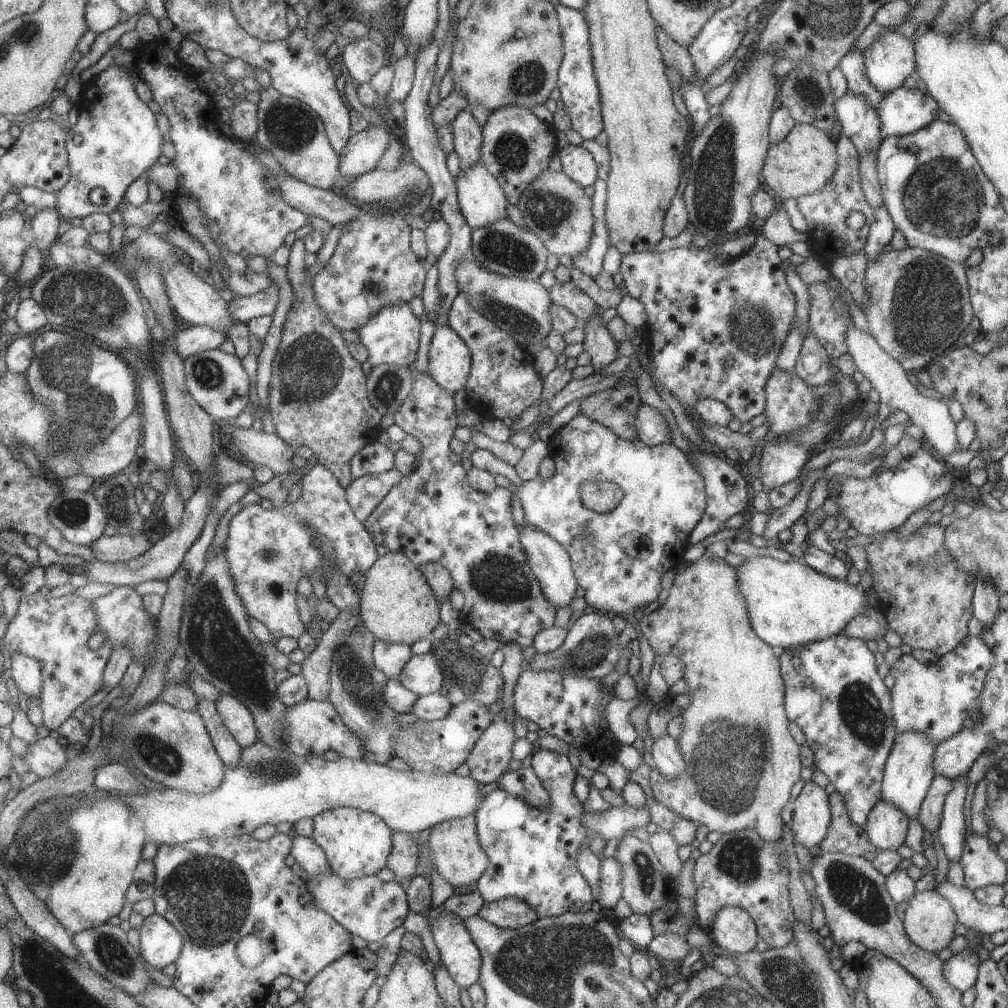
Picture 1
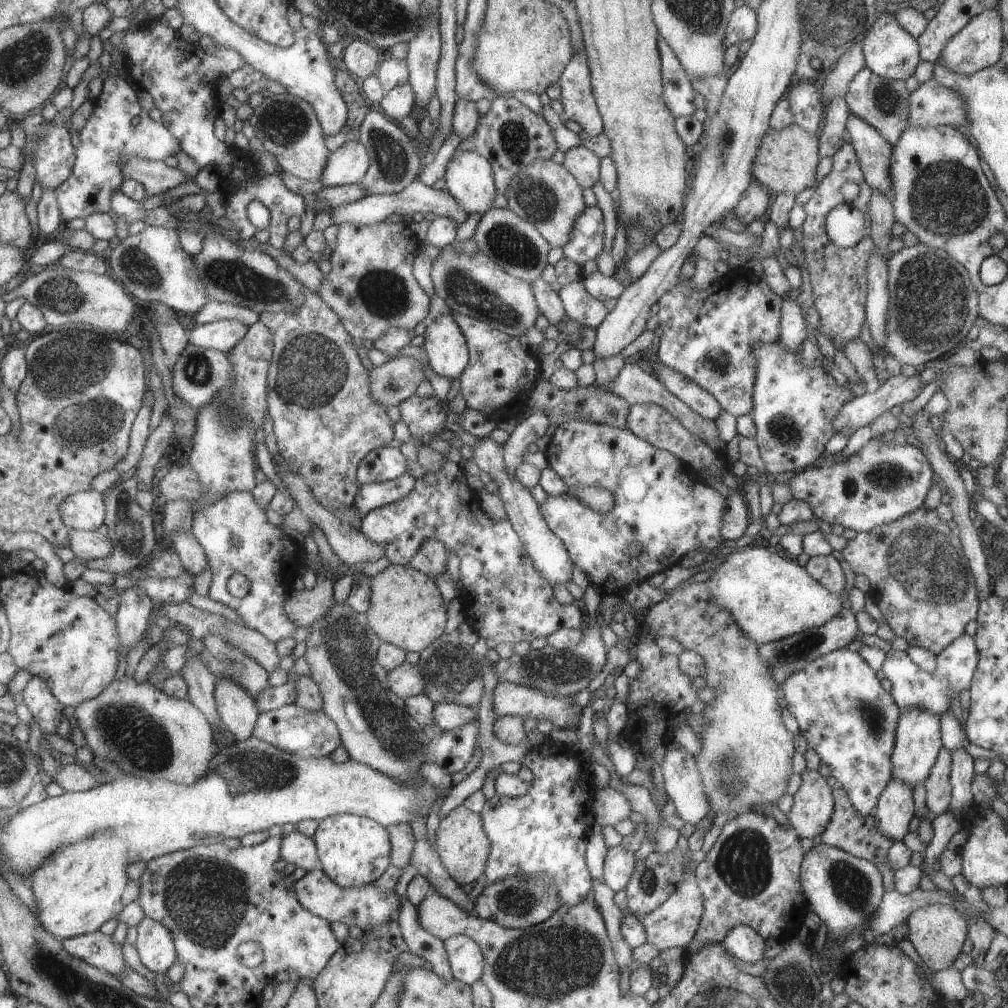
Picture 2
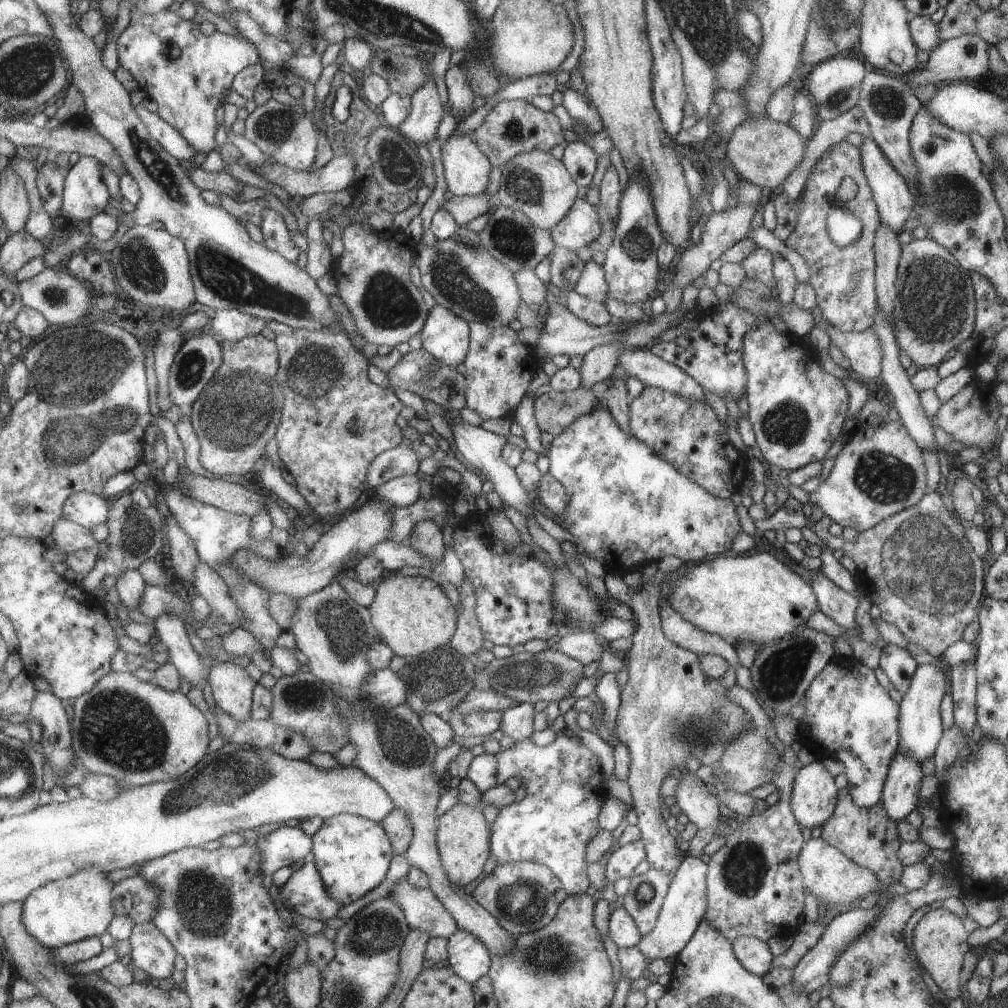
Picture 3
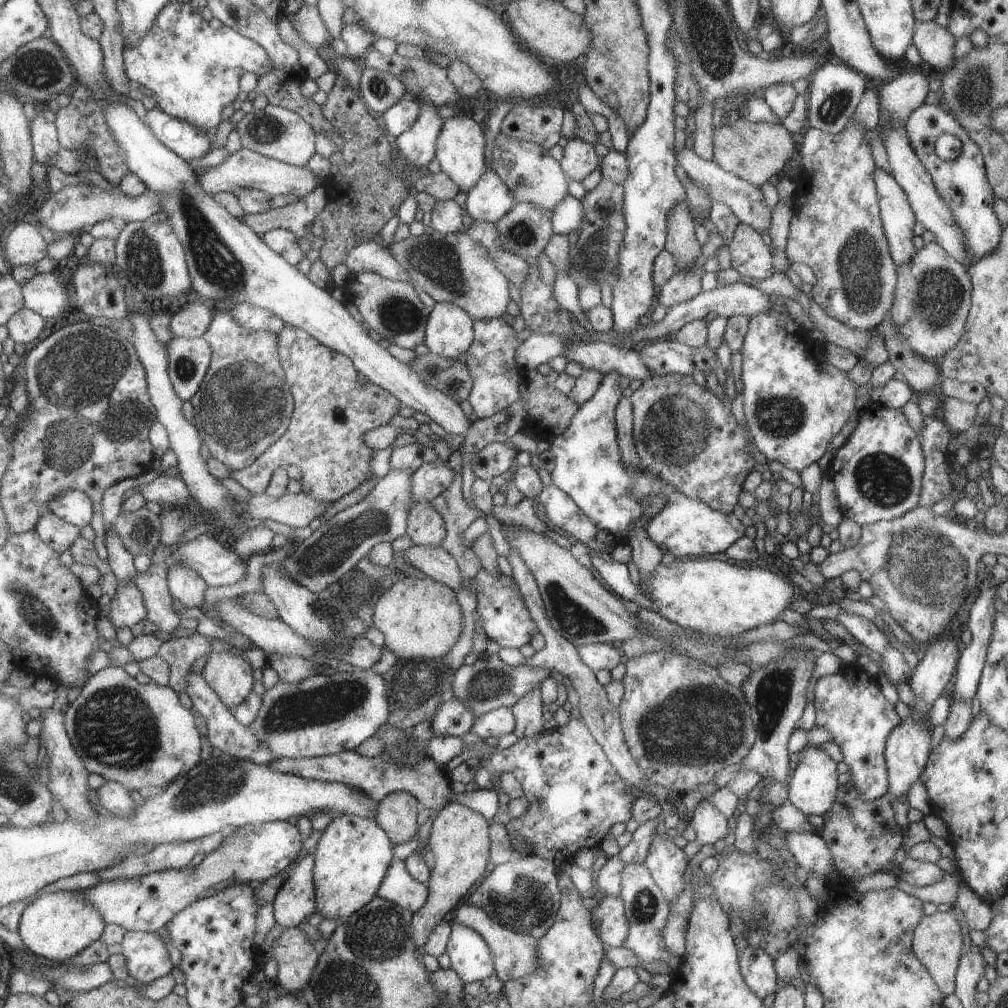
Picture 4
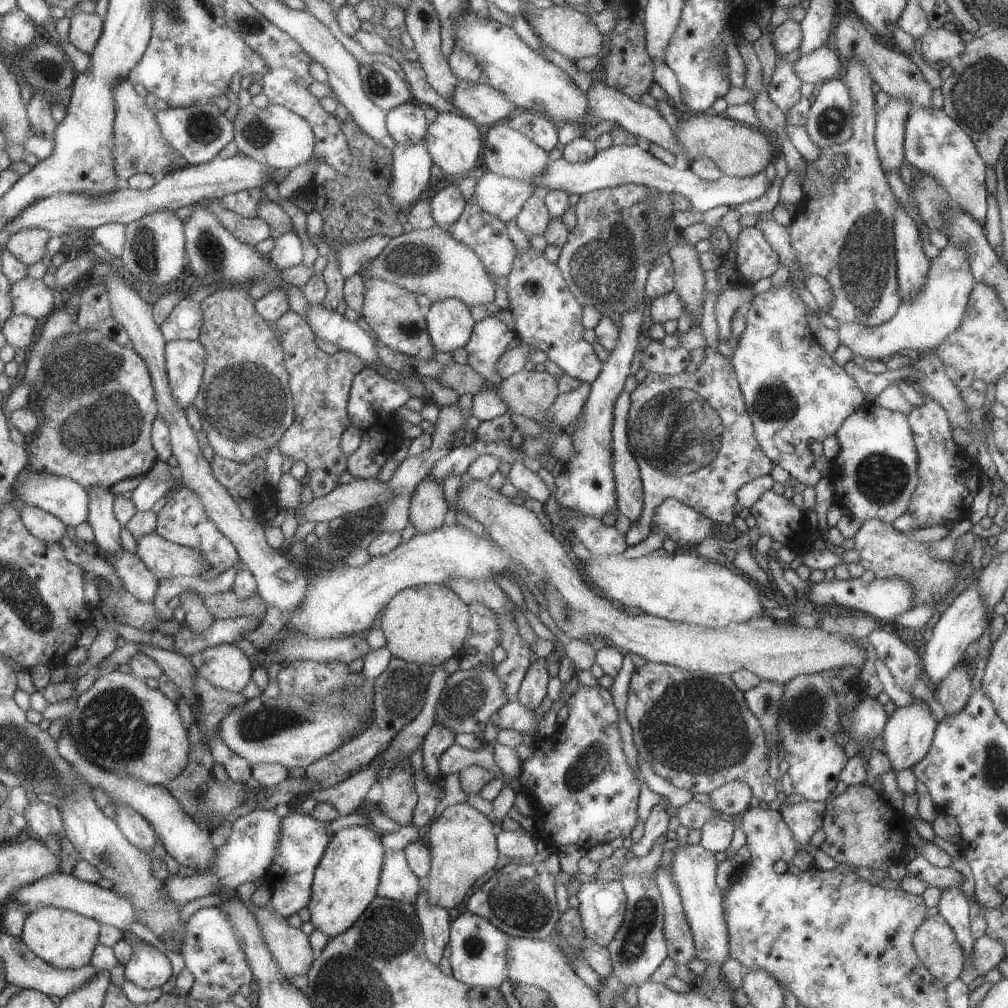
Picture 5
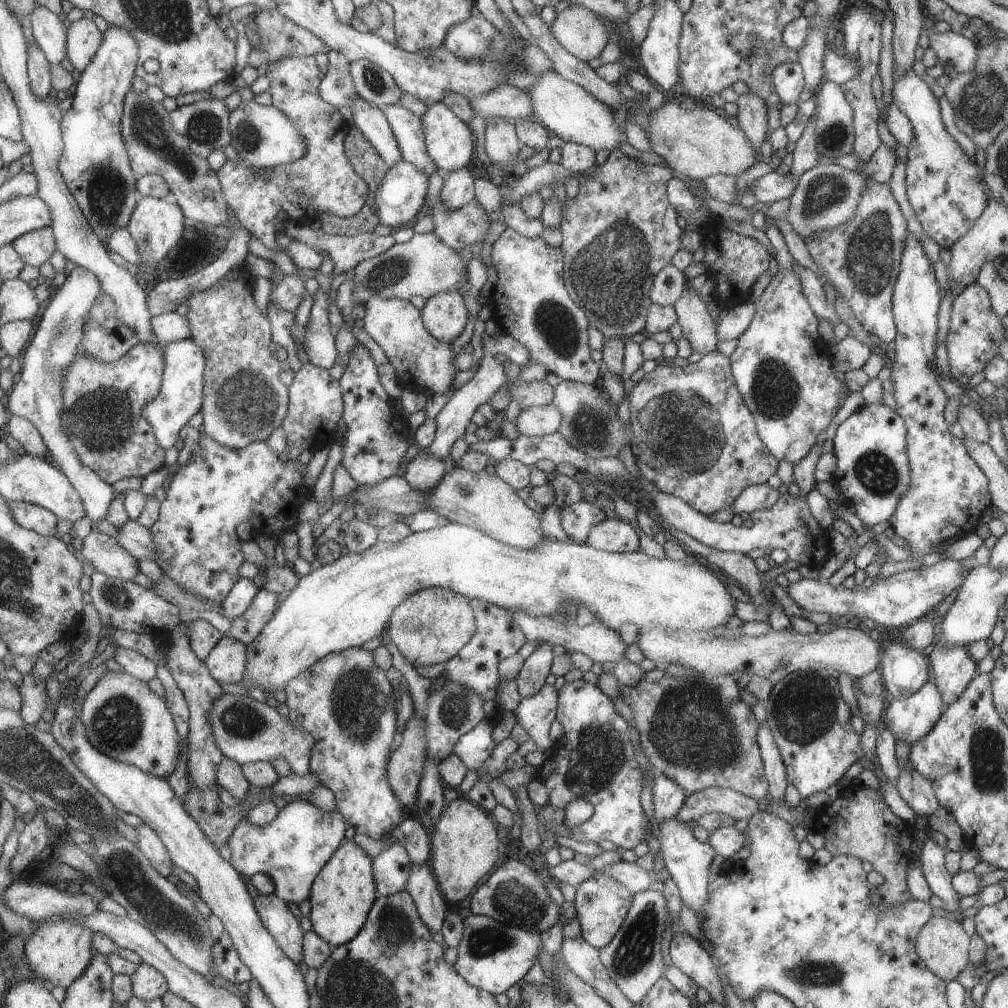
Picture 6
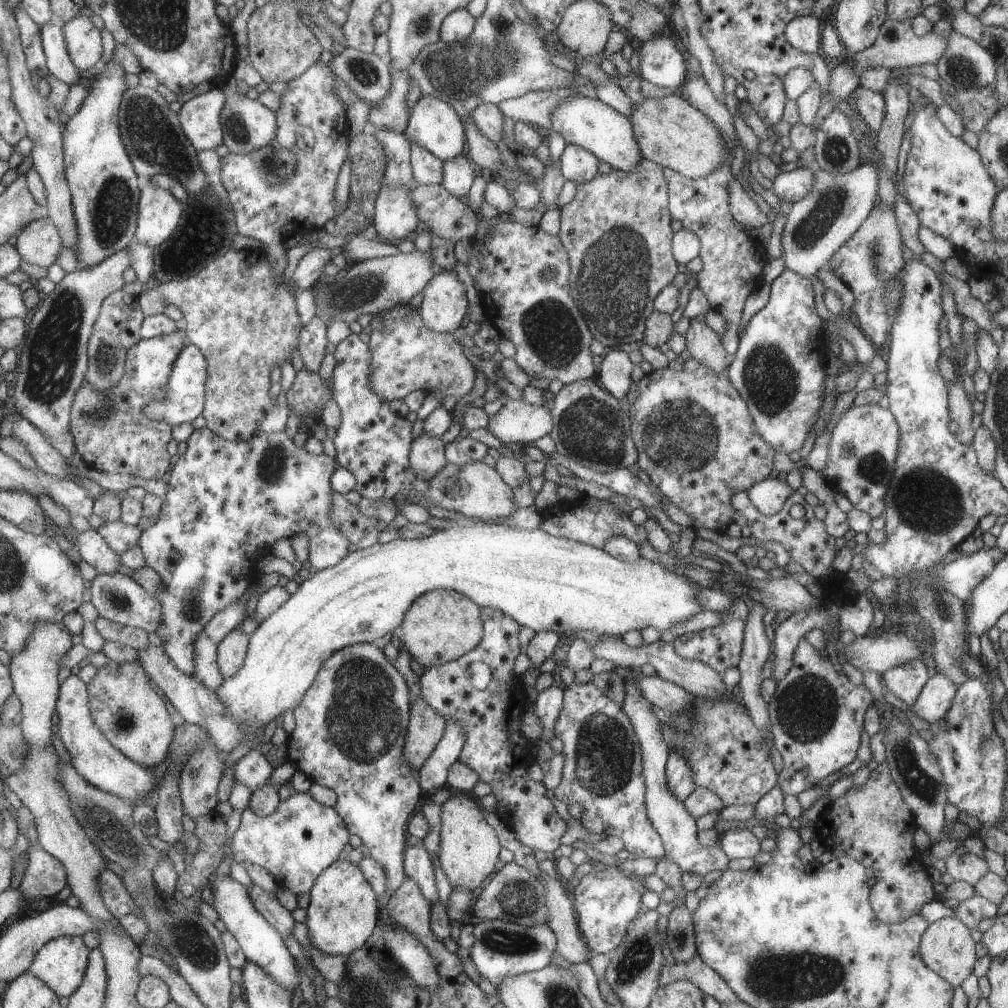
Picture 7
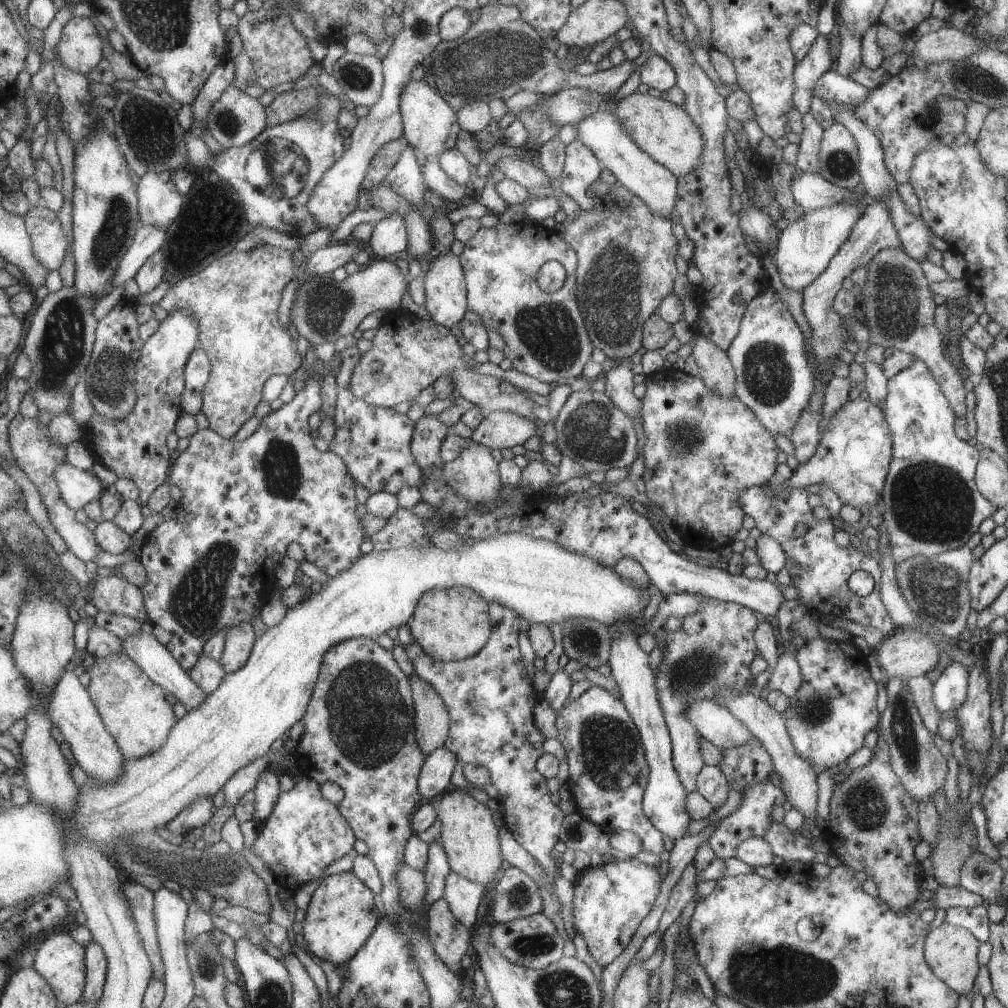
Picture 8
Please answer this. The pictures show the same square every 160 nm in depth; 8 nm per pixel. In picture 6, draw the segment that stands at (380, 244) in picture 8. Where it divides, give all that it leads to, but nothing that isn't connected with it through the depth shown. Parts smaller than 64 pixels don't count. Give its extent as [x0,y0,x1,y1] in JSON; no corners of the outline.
[374,160,428,231]

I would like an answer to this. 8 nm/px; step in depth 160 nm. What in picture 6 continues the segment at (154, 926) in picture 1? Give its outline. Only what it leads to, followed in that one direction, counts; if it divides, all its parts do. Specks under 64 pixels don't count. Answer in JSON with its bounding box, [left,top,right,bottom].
[130,962,168,1001]

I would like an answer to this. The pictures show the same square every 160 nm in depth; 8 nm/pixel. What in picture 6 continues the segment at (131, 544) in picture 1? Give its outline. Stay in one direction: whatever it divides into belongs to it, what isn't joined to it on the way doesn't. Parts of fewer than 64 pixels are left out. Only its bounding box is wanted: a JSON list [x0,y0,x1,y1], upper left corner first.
[6,501,57,536]

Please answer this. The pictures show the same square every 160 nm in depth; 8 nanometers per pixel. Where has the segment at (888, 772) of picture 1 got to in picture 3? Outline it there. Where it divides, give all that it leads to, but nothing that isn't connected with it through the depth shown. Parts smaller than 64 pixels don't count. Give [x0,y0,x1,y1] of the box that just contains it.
[898,664,945,764]

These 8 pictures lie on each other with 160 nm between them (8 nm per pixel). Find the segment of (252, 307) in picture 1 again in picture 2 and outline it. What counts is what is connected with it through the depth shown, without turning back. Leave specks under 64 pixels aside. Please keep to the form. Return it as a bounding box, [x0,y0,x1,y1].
[194,301,258,326]

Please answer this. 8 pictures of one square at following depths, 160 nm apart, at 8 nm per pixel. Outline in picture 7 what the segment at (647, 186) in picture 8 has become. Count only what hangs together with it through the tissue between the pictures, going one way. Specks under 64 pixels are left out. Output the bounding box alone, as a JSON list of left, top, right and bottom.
[550,94,642,174]

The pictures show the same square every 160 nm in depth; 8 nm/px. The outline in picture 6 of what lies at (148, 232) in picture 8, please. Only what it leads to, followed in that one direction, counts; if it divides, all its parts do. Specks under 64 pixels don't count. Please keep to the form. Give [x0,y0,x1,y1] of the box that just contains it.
[7,265,115,524]

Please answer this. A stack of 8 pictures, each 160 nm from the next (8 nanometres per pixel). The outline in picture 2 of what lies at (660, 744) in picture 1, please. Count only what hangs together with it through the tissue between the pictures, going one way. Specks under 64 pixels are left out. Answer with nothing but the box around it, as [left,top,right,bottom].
[660,747,710,825]

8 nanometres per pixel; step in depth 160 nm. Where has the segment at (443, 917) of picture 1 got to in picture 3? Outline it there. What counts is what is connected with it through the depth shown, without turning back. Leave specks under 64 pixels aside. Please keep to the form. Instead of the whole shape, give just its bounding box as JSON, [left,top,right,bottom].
[446,929,490,986]

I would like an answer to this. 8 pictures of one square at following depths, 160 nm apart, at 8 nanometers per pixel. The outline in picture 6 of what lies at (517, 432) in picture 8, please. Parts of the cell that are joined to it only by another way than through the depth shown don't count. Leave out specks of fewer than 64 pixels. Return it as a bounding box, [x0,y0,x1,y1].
[514,404,561,437]

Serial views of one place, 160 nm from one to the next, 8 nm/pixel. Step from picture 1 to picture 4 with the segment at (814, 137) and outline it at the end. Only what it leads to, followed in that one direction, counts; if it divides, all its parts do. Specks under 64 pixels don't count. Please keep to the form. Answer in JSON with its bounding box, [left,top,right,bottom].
[712,117,793,187]

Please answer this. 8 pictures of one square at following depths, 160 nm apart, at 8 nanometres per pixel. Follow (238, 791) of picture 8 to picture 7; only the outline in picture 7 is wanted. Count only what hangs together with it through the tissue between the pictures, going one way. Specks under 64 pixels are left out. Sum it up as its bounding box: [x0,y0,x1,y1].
[232,749,274,790]

